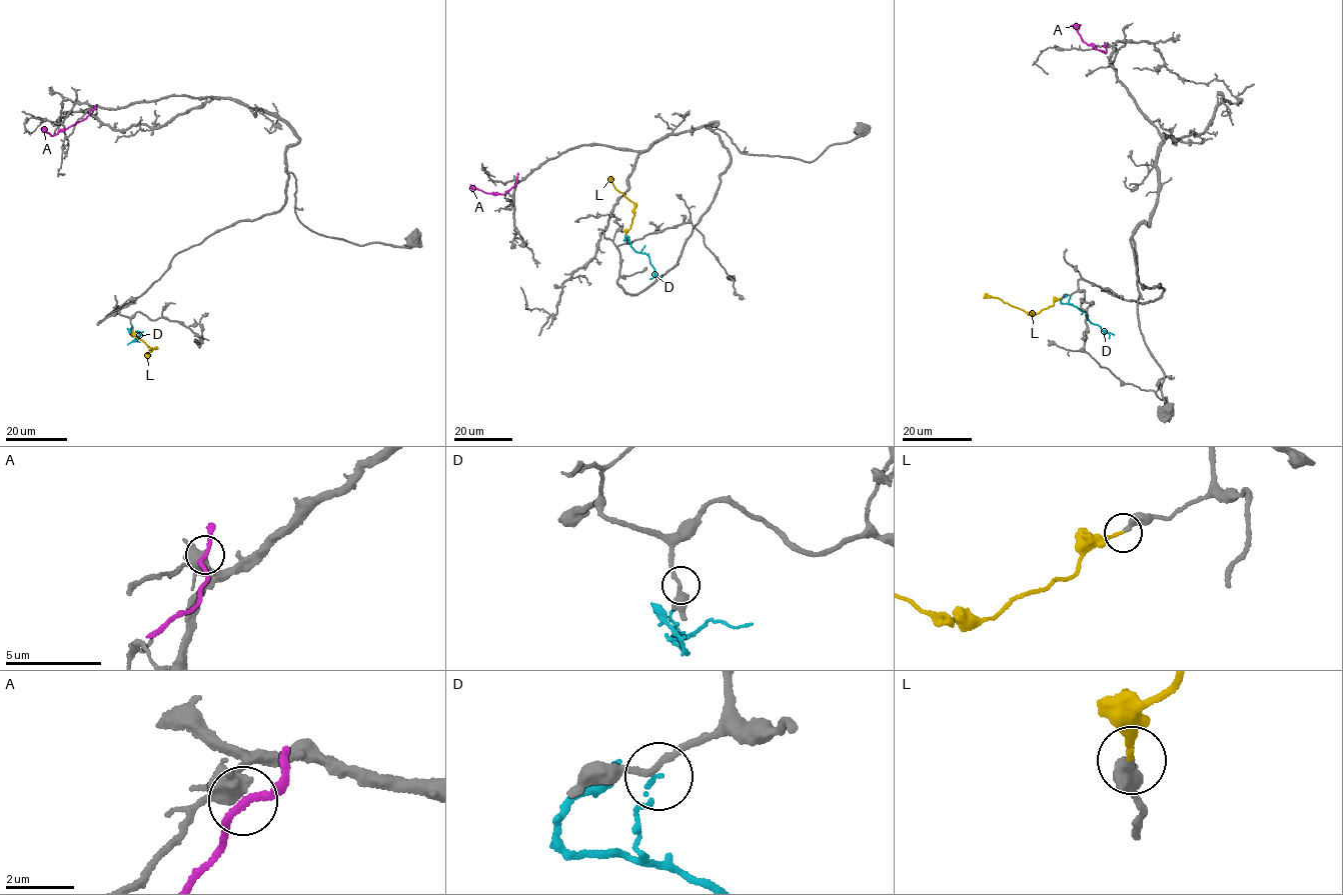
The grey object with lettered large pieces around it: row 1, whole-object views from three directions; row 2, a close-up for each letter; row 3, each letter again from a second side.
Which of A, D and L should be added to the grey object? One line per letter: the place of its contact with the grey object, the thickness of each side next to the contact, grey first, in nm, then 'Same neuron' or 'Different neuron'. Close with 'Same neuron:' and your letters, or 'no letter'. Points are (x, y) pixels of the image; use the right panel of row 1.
A: Touches grey at (1106, 47). Thickness 460 nm (grey) against 190 nm. Different neuron
D: Touches grey at (1071, 295). Thickness 180 nm (grey) against 80 nm. Different neuron
L: Touches grey at (1062, 298). Thickness 340 nm (grey) against 190 nm. Same neuron
Same neuron: L

